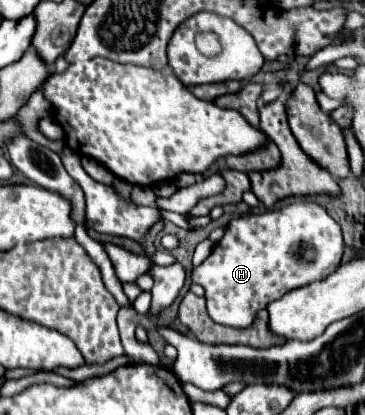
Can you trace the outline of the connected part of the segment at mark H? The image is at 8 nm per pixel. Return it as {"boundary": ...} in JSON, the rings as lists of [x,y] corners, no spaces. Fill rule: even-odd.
{"boundary":[[[295,201],[281,209],[273,209],[261,215],[247,215],[231,219],[225,227],[223,239],[215,245],[213,253],[197,267],[191,269],[193,283],[205,289],[207,313],[209,317],[227,327],[245,329],[255,321],[257,311],[265,309],[271,301],[281,299],[287,291],[301,285],[325,279],[341,263],[343,255],[343,235],[337,221],[317,203]]]}

